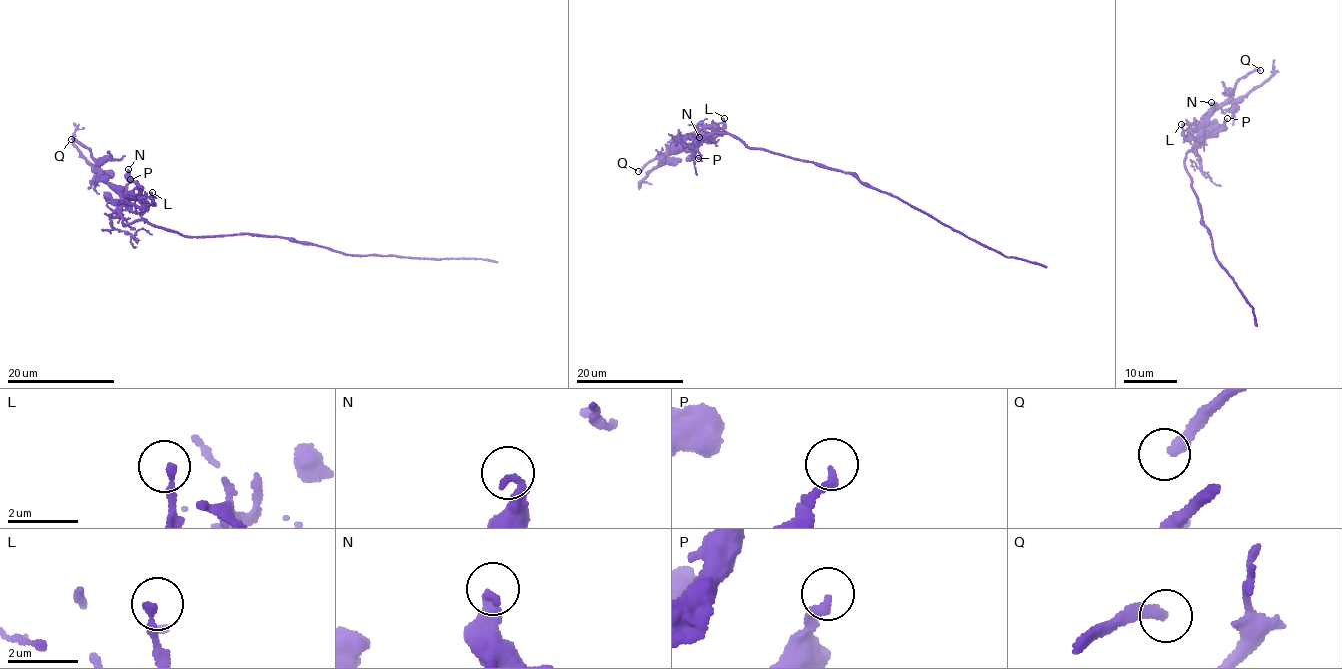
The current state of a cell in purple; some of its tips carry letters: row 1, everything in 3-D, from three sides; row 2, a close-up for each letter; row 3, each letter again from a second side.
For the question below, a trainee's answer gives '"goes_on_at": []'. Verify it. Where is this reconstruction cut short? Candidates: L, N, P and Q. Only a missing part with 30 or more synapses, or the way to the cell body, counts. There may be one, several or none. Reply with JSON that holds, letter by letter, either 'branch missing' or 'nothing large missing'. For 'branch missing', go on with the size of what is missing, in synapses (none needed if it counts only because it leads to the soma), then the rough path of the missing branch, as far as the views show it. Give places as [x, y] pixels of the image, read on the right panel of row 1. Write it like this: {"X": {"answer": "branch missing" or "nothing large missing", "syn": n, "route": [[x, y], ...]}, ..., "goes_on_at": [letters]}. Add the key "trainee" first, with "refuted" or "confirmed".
{"trainee": "refuted", "L": {"answer": "nothing large missing"}, "N": {"answer": "nothing large missing"}, "P": {"answer": "nothing large missing"}, "Q": {"answer": "branch missing", "syn": 50}, "goes_on_at": ["Q"]}

